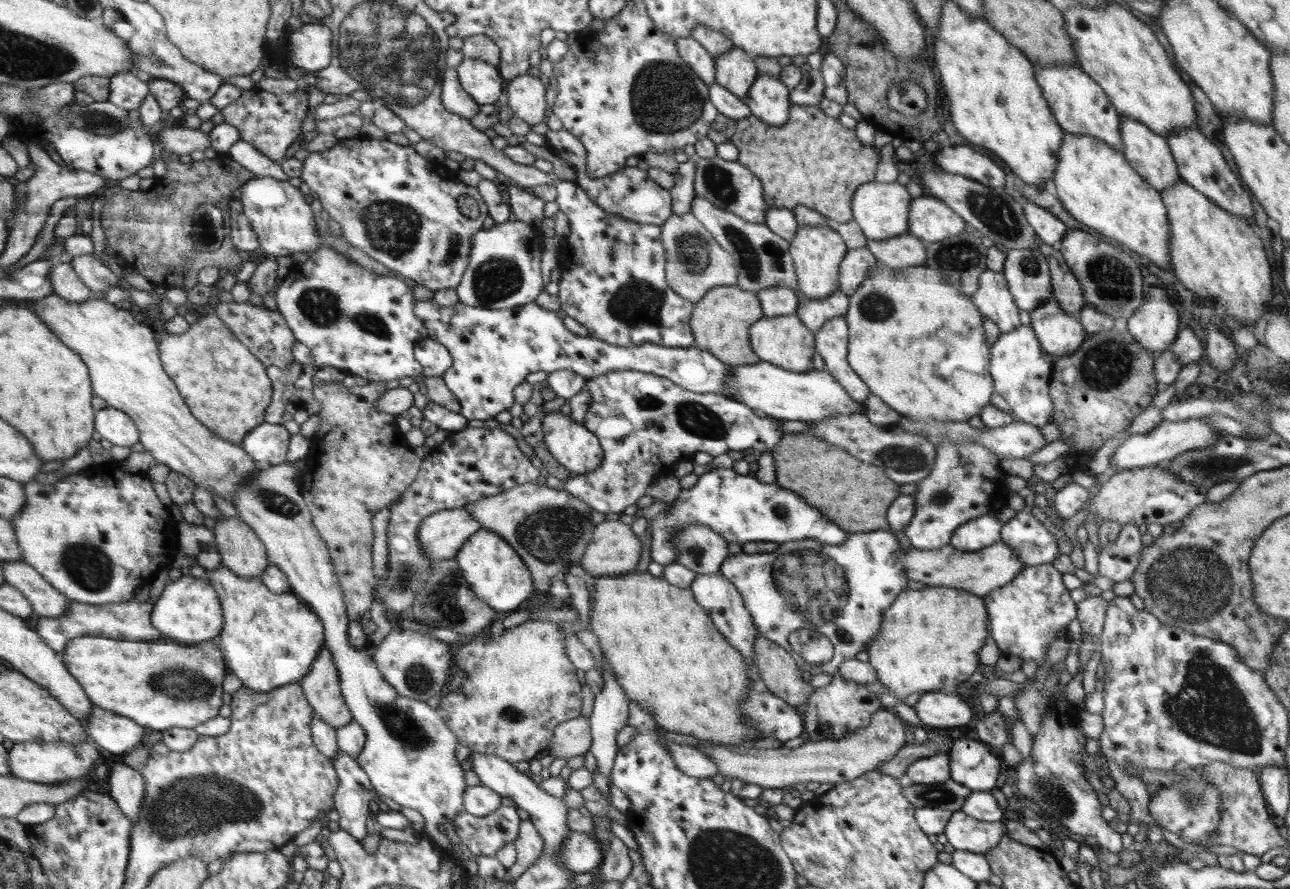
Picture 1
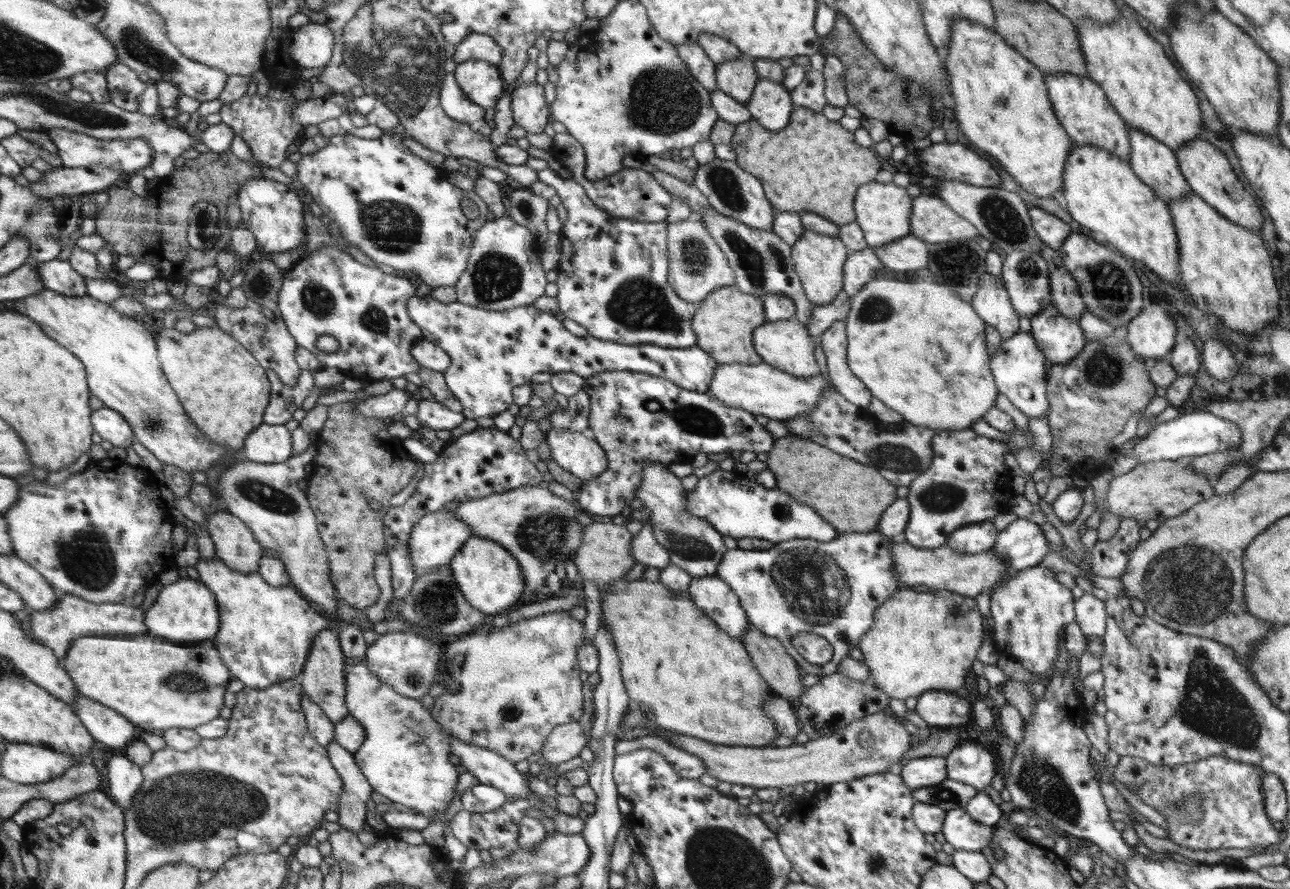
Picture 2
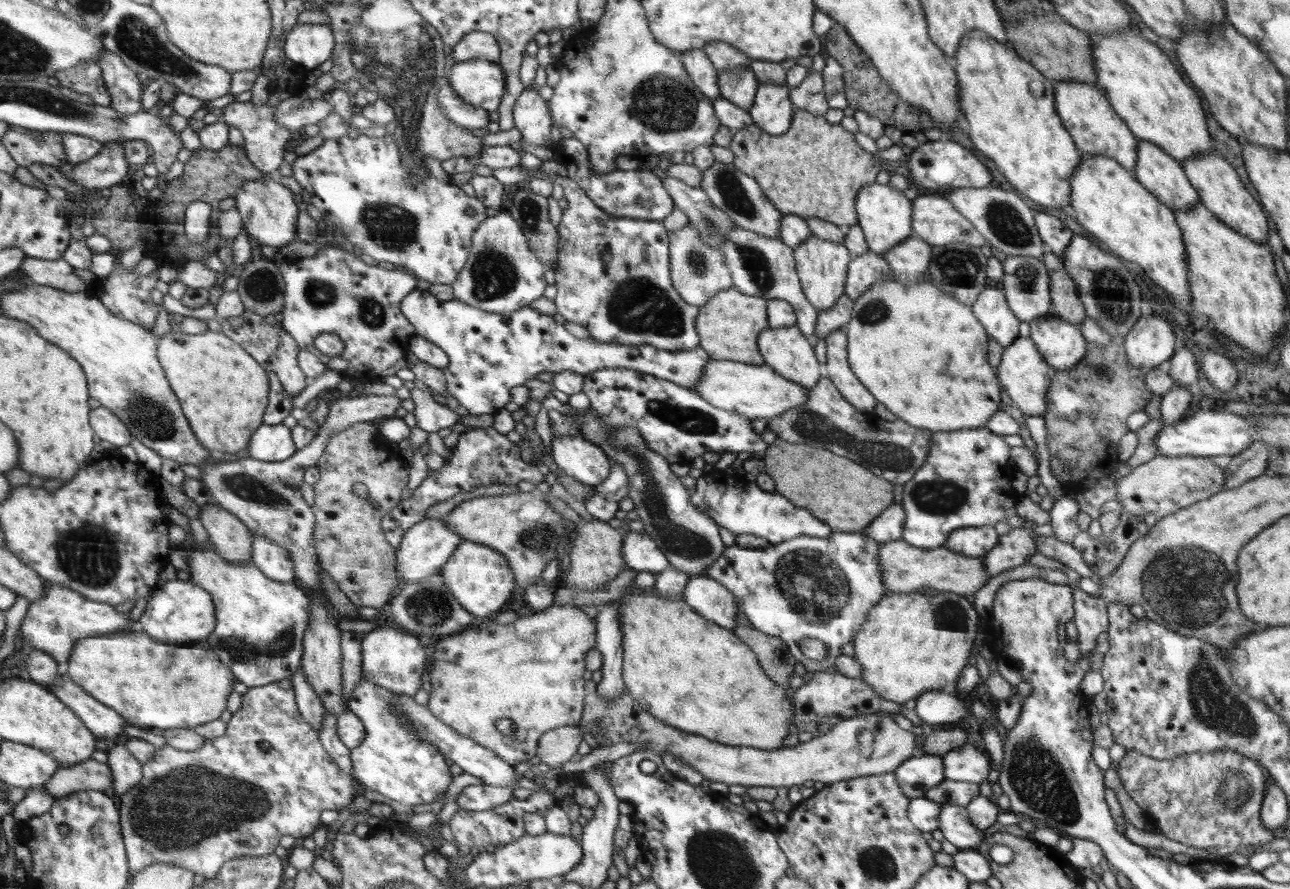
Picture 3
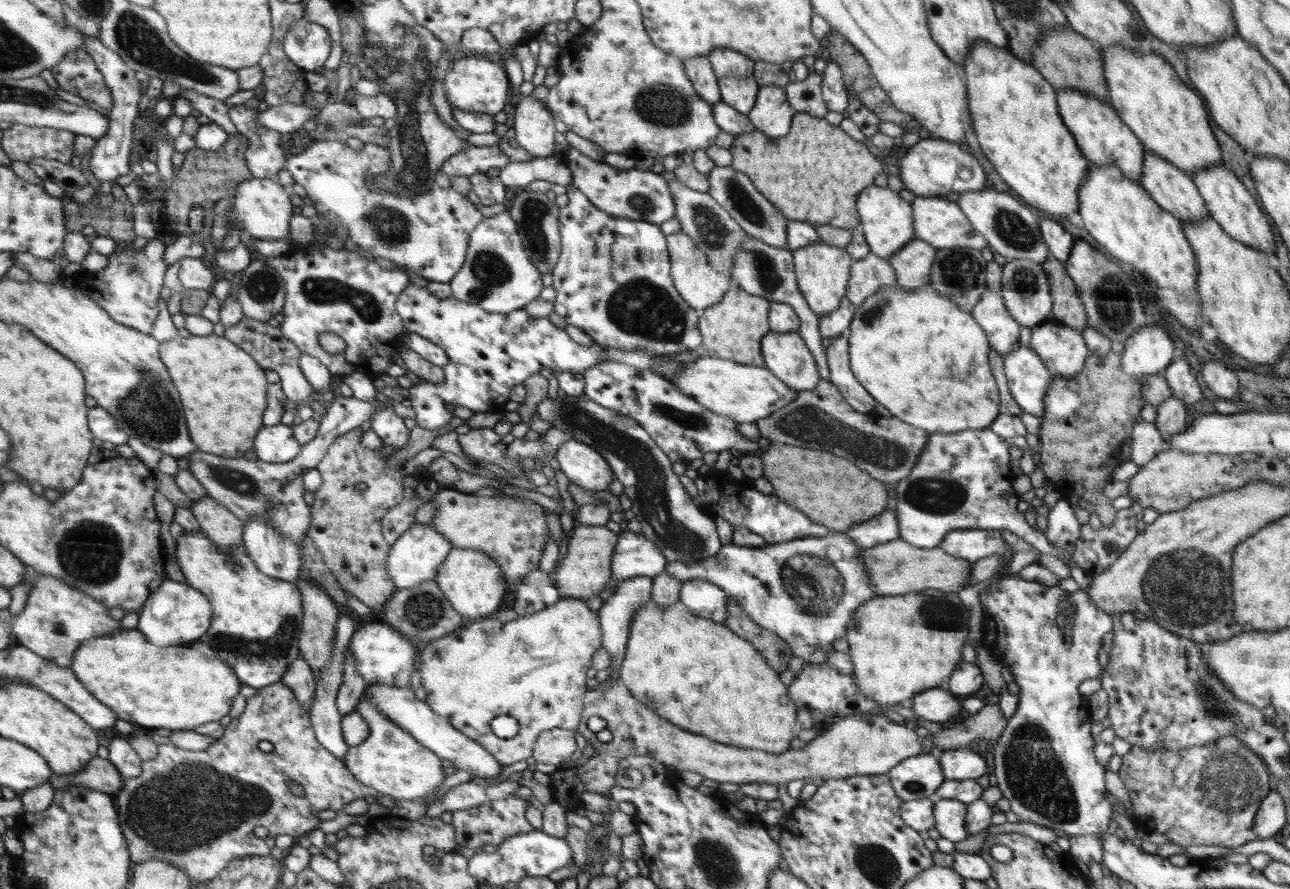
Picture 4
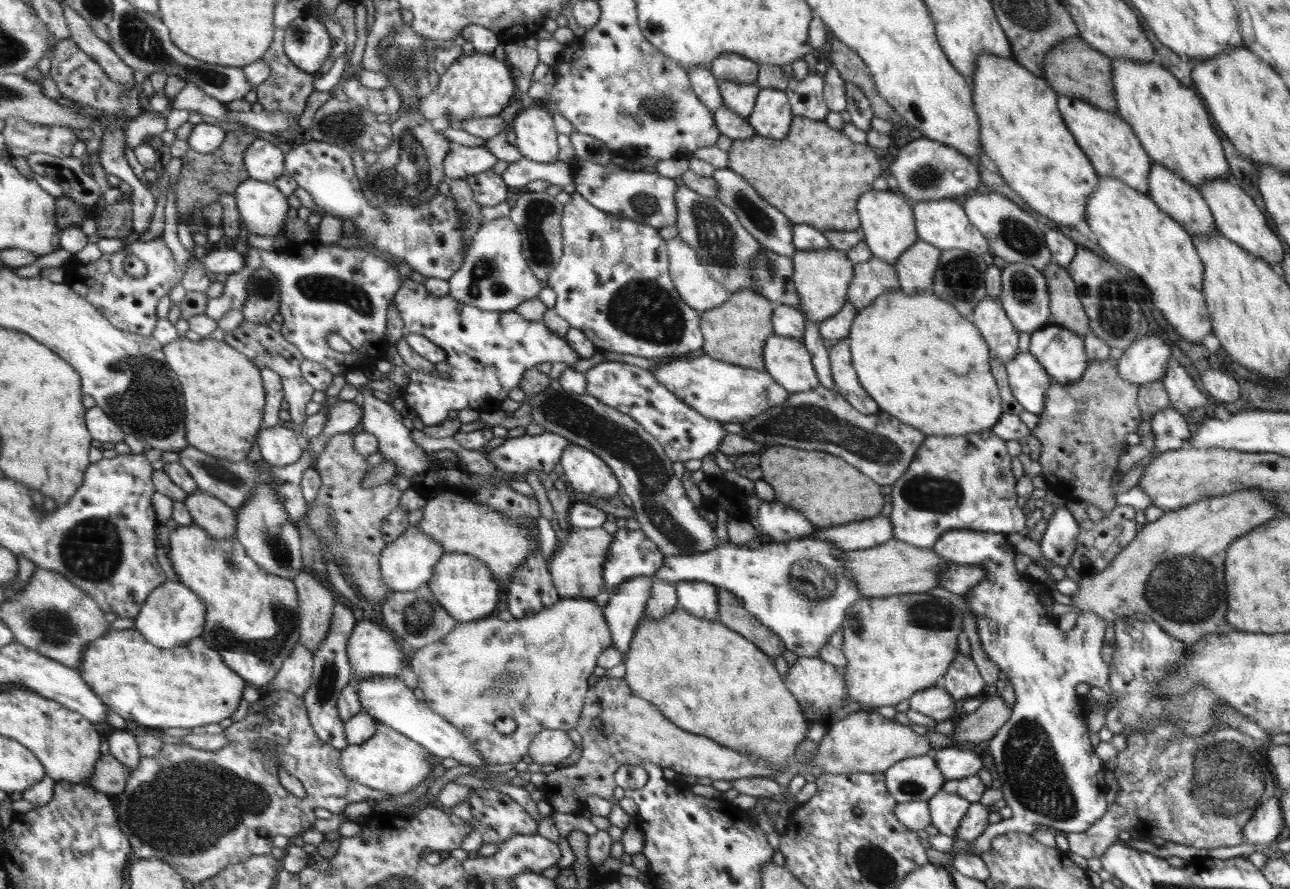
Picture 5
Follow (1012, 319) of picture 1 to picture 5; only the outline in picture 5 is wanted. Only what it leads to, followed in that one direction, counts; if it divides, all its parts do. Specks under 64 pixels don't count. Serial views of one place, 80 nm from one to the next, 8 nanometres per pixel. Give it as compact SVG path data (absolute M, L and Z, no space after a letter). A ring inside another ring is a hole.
M984 297L973 310L970 319L981 331L992 358L1002 365L1018 355L1018 330L1007 317L998 297Z

